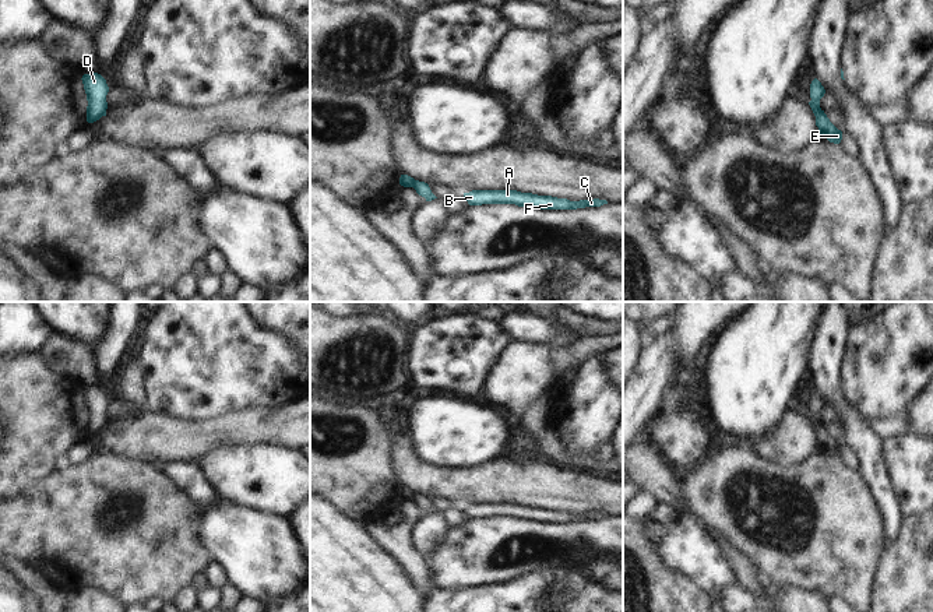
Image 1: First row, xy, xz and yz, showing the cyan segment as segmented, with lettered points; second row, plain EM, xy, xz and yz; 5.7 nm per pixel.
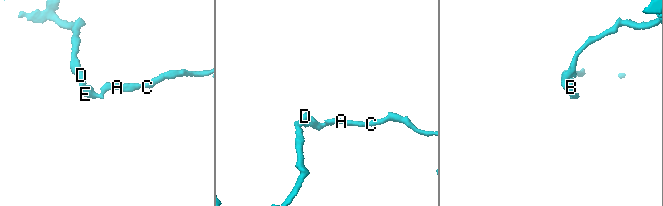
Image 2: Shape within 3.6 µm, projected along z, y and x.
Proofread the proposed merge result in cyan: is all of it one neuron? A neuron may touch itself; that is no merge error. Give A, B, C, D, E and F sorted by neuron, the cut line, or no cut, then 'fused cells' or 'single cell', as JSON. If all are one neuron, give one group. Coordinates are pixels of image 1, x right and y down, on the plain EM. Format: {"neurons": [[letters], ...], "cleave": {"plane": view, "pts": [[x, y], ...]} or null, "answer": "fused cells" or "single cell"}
{"neurons": [["A", "B", "C", "E", "F"], ["D"]], "cleave": {"plane": "xz", "pts": [[415, 493], [411, 499]]}, "answer": "fused cells"}

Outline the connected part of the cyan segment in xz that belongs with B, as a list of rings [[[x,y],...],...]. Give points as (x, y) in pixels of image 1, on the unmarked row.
[[[472,503],[469,506],[464,506],[464,510],[469,518],[515,517],[518,520],[534,520],[538,523],[577,523],[608,517],[606,513],[599,511],[570,514],[567,511],[538,509],[517,503]]]

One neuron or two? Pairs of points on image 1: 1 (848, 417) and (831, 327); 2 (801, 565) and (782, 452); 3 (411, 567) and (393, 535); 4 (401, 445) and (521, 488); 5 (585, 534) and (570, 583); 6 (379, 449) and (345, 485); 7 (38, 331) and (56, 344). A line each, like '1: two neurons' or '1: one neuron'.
1: one neuron
2: two neurons
3: one neuron
4: one neuron
5: two neurons
6: one neuron
7: two neurons

